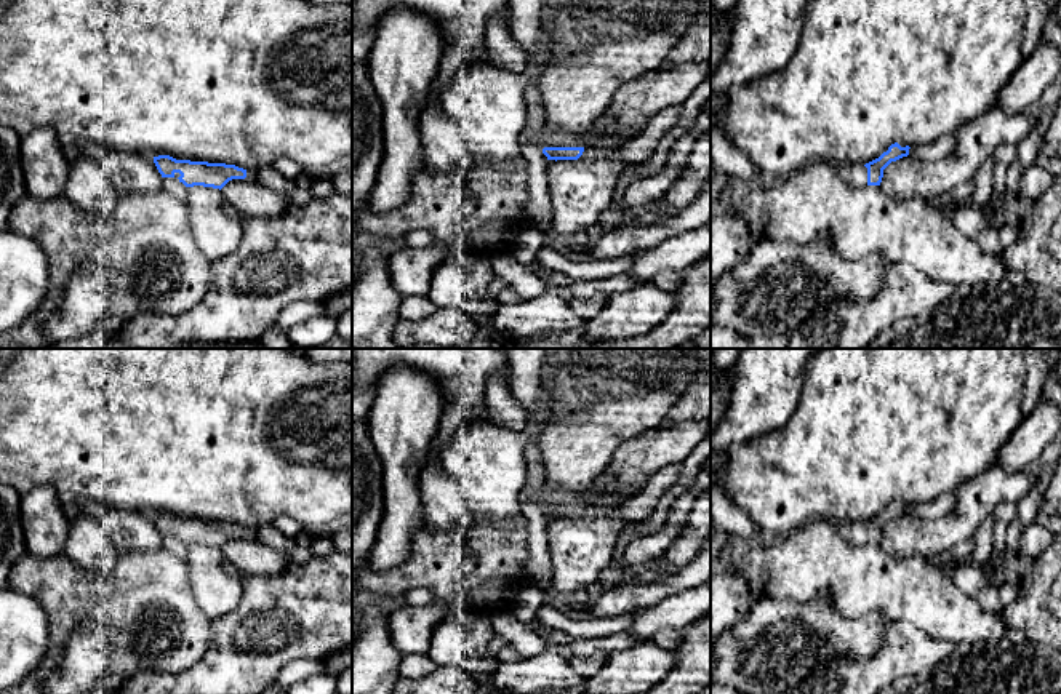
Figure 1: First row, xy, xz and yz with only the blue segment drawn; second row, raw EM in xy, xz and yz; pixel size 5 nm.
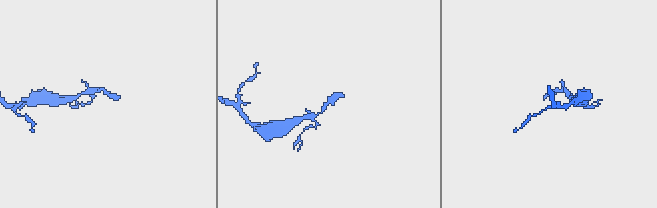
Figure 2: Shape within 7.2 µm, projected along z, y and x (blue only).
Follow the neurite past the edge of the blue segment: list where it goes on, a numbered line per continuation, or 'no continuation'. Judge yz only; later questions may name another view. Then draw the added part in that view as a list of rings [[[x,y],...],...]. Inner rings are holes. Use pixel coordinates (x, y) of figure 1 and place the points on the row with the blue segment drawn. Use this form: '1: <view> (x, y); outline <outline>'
1: yz (856, 175); outline [[[840,163],[837,165],[840,176],[856,187],[867,185],[867,168],[858,163]]]

